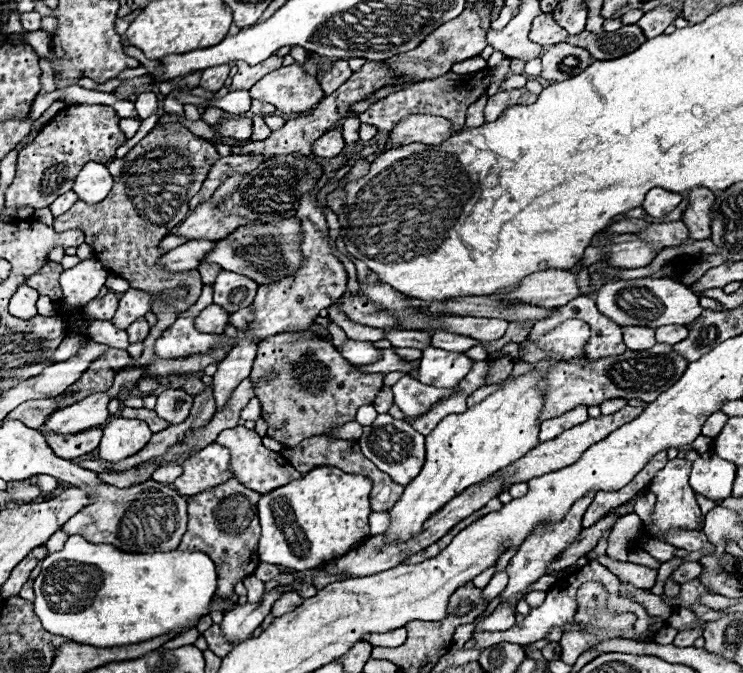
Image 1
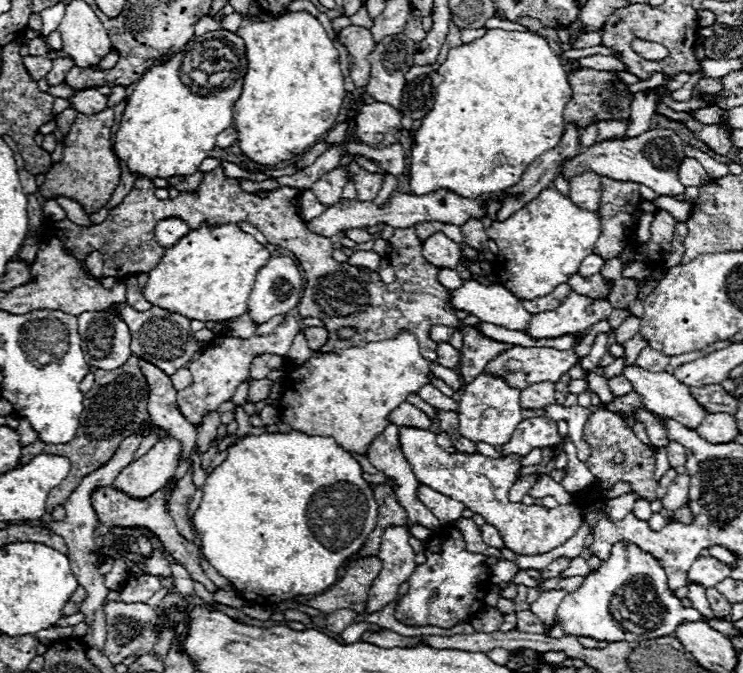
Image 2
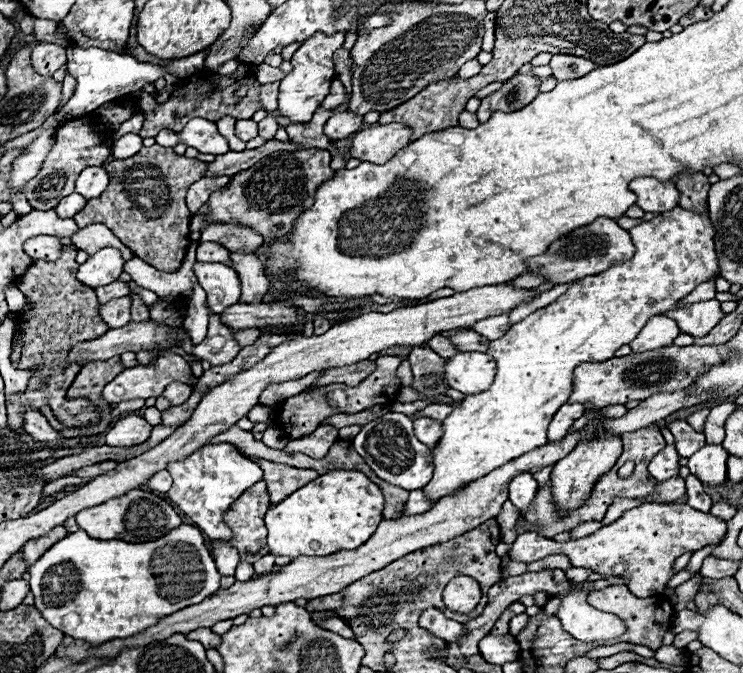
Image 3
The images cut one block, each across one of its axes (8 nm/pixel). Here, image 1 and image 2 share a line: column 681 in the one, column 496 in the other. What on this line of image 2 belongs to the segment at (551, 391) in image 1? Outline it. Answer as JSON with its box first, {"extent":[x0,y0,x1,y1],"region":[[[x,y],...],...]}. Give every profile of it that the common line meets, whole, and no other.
{"extent":[484,346,578,388],"region":[[[512,346],[510,350],[498,354],[494,360],[488,362],[484,372],[490,372],[494,376],[504,376],[512,388],[528,388],[536,382],[558,382],[566,370],[570,370],[576,364],[578,356],[572,350],[556,350],[556,348],[526,348],[526,346]]]}

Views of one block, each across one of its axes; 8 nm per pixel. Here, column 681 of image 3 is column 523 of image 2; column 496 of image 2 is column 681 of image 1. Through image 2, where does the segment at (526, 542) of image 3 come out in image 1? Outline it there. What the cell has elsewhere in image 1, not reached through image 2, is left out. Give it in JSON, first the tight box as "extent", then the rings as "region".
{"extent":[630,458,704,550],"region":[[[674,458],[674,460],[668,460],[666,466],[654,476],[652,482],[650,482],[650,490],[656,494],[656,506],[654,506],[654,512],[652,512],[652,526],[642,526],[642,532],[636,536],[636,540],[632,540],[630,544],[630,550],[636,550],[636,548],[642,548],[642,542],[644,540],[660,540],[660,542],[666,542],[662,536],[668,532],[668,530],[698,530],[704,516],[696,504],[696,498],[694,498],[694,490],[690,488],[688,484],[688,476],[690,476],[690,468],[692,464],[684,458]]]}

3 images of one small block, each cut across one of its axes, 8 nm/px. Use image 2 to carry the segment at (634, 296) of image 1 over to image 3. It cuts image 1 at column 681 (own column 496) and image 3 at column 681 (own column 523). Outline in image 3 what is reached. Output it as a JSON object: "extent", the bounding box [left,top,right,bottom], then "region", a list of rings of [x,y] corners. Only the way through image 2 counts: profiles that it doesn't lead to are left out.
{"extent":[662,300,724,336],"region":[[[704,300],[704,302],[684,306],[684,308],[674,306],[662,314],[676,320],[678,328],[692,336],[708,334],[708,330],[712,330],[712,324],[716,324],[716,320],[720,320],[720,316],[724,316],[718,300]]]}

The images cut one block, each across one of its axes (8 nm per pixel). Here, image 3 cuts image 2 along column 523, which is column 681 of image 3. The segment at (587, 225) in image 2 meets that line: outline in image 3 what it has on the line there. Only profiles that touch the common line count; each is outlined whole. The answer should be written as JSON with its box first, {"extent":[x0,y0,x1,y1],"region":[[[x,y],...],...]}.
{"extent":[422,206,718,500],"region":[[[676,206],[670,212],[658,214],[650,222],[642,222],[630,228],[628,234],[632,236],[632,242],[636,246],[636,254],[632,260],[624,264],[614,264],[606,272],[576,280],[568,288],[568,292],[562,294],[556,302],[526,316],[522,322],[510,326],[510,330],[502,338],[490,342],[486,352],[496,360],[498,374],[488,390],[466,396],[462,404],[456,406],[454,412],[442,422],[442,438],[432,448],[434,476],[422,488],[426,498],[440,500],[442,496],[458,490],[462,484],[478,480],[494,468],[548,444],[546,428],[552,416],[562,404],[566,404],[572,392],[572,370],[582,362],[604,362],[612,358],[622,344],[628,344],[636,338],[636,332],[640,332],[640,328],[652,316],[664,312],[664,308],[672,308],[700,282],[718,274],[714,232],[708,214],[700,216],[688,210],[680,210]]]}

